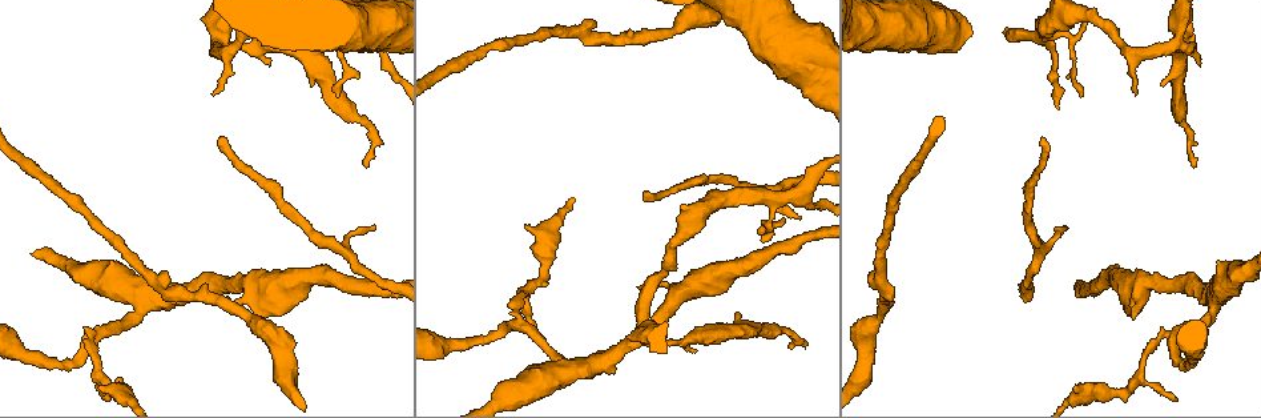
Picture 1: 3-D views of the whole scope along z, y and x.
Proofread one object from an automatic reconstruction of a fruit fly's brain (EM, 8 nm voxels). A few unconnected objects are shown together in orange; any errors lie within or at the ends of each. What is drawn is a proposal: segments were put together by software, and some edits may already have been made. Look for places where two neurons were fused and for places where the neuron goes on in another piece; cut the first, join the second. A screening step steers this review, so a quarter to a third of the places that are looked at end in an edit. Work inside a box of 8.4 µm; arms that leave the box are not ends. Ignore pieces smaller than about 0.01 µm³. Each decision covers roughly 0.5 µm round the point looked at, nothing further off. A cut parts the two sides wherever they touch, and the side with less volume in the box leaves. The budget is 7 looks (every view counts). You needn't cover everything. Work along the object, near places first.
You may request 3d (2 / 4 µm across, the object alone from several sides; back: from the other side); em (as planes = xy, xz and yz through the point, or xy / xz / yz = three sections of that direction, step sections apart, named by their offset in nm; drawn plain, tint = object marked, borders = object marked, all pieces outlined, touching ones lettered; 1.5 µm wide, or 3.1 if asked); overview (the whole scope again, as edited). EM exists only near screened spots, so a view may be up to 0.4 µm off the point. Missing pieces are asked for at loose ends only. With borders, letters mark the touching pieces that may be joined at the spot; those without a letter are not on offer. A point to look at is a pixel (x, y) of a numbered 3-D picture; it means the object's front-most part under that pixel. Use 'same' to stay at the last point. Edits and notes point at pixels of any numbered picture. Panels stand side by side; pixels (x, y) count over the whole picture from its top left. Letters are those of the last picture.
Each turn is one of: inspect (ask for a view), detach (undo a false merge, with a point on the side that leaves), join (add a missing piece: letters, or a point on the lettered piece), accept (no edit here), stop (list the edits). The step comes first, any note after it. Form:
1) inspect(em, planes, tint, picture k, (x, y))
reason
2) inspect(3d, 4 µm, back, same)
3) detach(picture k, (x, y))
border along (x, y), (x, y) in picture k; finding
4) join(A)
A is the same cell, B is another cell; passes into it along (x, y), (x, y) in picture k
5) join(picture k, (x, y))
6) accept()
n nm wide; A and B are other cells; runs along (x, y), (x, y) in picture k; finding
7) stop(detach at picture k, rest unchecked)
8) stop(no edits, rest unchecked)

inspect(3d, 2 µm, picture 1, (1068, 228))

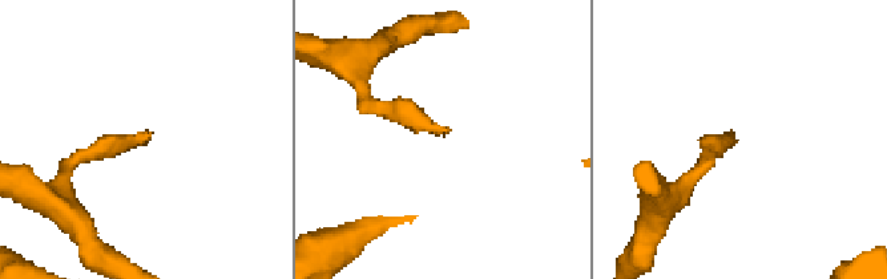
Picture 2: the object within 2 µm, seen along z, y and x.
inspect(em, xz, step 8, borders, picture 2, (733, 136))

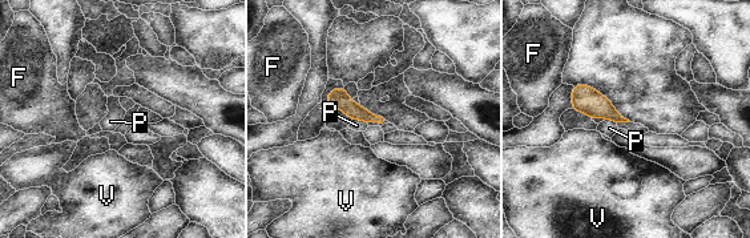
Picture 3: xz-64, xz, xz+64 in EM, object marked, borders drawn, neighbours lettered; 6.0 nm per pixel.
accept()
F, P and V are other cells; border along (353, 118), (366, 122) in picture 3; no lettered piece goes on from it

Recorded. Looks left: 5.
inspect(3d, 2 µm, picture 1, (791, 346))
end of a long branch

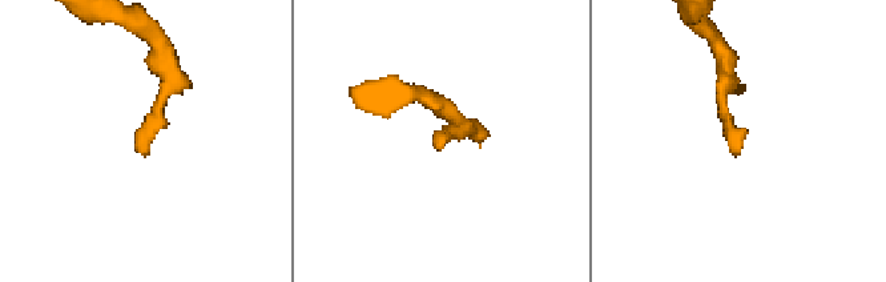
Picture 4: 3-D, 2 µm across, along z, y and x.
inspect(em, xz, step 8, tint, picture 4, (148, 154))

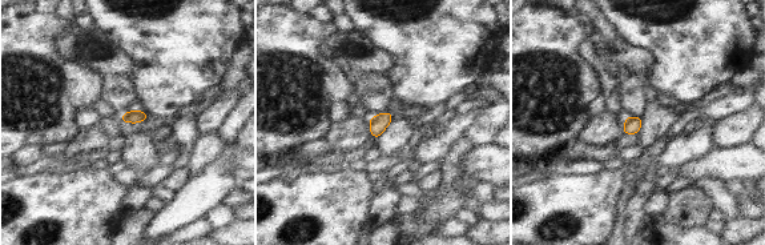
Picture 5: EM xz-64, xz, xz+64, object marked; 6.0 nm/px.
inspect(em, xz, step 8, borders, same)

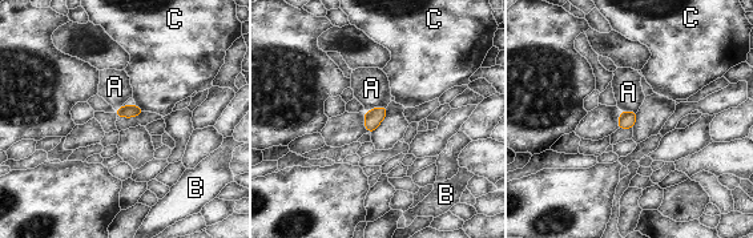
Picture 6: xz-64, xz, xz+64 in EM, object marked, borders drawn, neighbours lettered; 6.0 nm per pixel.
accept()
A, B and C are other cells; border along (386, 105), (365, 111) in picture 6; none of them fits

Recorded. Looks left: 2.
stop(no edits, rest unchecked)

